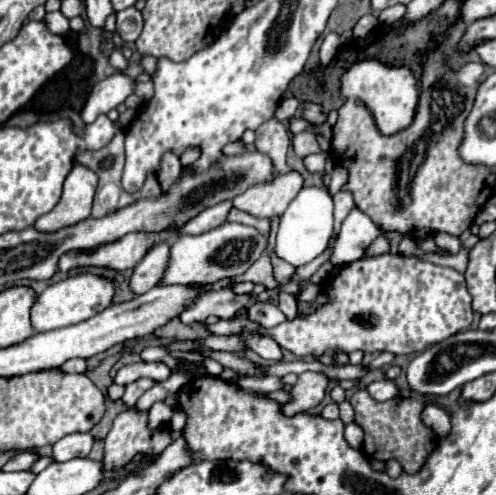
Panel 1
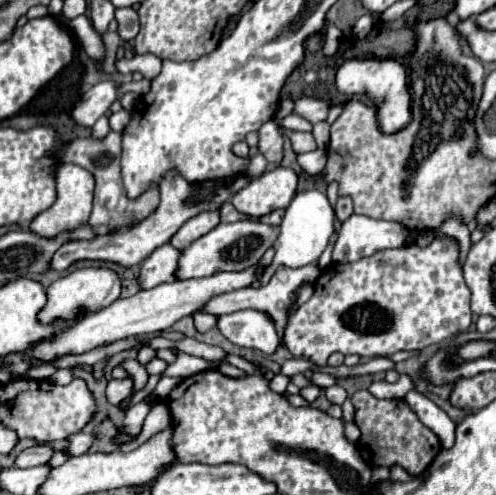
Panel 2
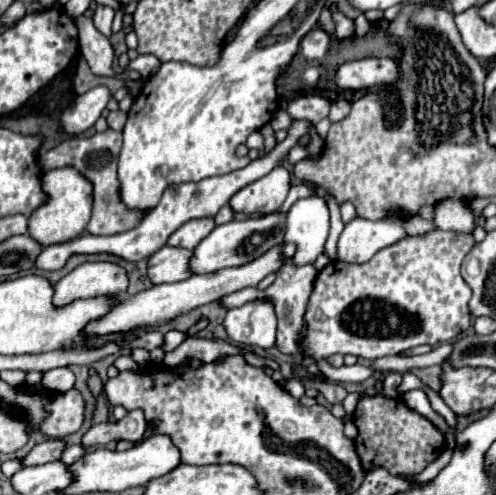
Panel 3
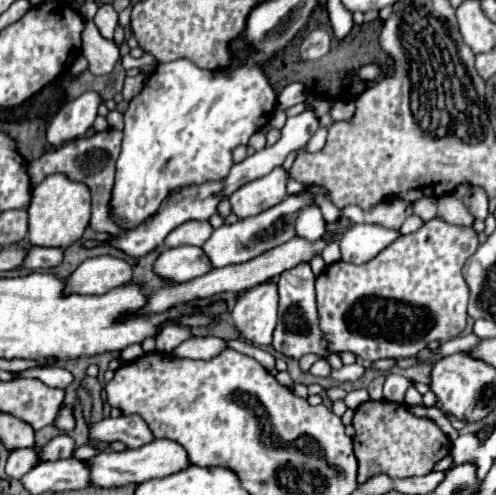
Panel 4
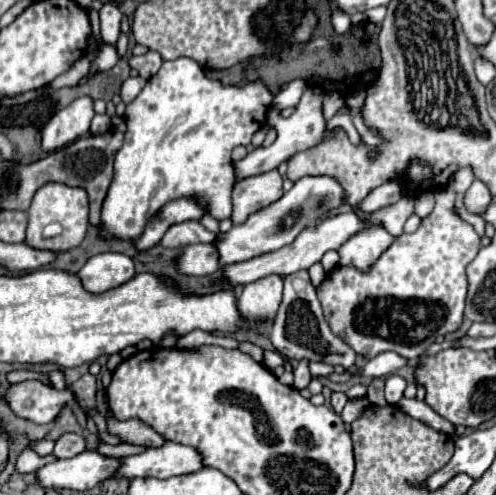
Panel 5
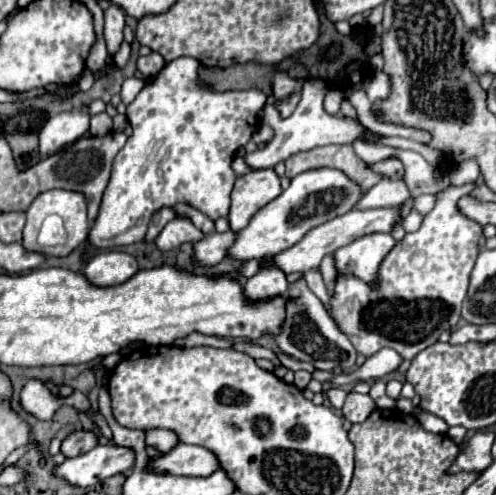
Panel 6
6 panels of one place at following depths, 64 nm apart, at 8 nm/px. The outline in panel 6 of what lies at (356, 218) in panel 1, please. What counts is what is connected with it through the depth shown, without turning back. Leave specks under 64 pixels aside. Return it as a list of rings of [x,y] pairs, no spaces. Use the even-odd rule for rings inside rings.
[[[368,234],[354,240],[348,246],[342,246],[334,252],[334,264],[338,276],[356,276],[368,286],[378,286],[378,270],[384,256],[396,246],[396,240],[390,234]]]

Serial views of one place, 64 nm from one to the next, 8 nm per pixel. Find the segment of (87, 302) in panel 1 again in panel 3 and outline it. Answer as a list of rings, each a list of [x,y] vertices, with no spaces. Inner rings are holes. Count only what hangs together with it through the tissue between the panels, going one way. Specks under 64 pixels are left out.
[[[100,260],[100,262],[84,262],[80,264],[78,268],[74,268],[70,274],[66,274],[60,282],[56,282],[54,286],[54,304],[56,306],[64,306],[64,304],[70,304],[72,300],[78,300],[78,298],[92,298],[92,296],[104,296],[104,294],[110,294],[110,296],[120,296],[122,292],[126,292],[128,288],[128,272],[116,264],[116,262],[106,262],[106,260]]]

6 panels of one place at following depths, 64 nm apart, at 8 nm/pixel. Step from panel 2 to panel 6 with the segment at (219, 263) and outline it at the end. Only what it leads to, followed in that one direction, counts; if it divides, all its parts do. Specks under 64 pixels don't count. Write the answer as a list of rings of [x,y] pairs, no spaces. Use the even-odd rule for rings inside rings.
[[[316,168],[302,172],[300,176],[294,176],[290,180],[290,186],[278,198],[256,212],[250,224],[238,232],[236,244],[228,254],[238,260],[260,260],[264,256],[278,254],[284,248],[300,242],[300,236],[304,236],[304,232],[310,232],[312,228],[350,212],[362,200],[362,196],[364,192],[360,184],[348,180],[348,176],[344,176],[344,172],[336,168]]]

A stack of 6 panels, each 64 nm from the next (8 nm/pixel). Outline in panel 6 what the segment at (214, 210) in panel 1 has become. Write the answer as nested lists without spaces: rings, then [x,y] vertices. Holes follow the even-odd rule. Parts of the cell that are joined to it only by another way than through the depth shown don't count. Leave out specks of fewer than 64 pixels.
[[[174,218],[162,228],[162,232],[156,236],[154,244],[160,250],[172,250],[184,242],[198,242],[202,238],[204,238],[204,234],[188,218]]]

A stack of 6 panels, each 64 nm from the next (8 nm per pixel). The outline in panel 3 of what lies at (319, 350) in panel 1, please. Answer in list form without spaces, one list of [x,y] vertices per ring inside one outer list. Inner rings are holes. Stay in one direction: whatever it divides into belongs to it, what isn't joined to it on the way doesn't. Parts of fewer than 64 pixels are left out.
[[[434,228],[432,232],[426,232],[426,234],[420,234],[420,236],[406,236],[402,240],[398,240],[396,244],[380,250],[372,260],[364,262],[364,264],[346,264],[346,262],[340,262],[340,260],[334,260],[330,262],[322,272],[318,272],[318,278],[314,282],[314,292],[310,296],[310,304],[308,304],[308,310],[306,310],[306,322],[308,322],[308,336],[304,340],[304,346],[306,346],[306,354],[314,356],[320,371],[326,378],[332,381],[342,382],[344,377],[348,376],[348,373],[341,373],[334,367],[327,365],[326,356],[330,354],[354,354],[354,356],[360,356],[360,358],[368,358],[368,360],[376,360],[376,358],[382,358],[382,356],[396,356],[396,354],[402,354],[406,350],[412,350],[416,346],[422,346],[422,344],[432,344],[436,346],[438,342],[448,342],[448,340],[454,340],[458,338],[462,332],[468,330],[470,326],[470,312],[468,312],[468,300],[472,296],[472,290],[468,288],[468,284],[464,282],[464,278],[460,276],[460,264],[464,260],[464,256],[474,248],[476,240],[472,234],[460,234],[460,232],[450,232],[450,230],[440,230],[440,228]]]

